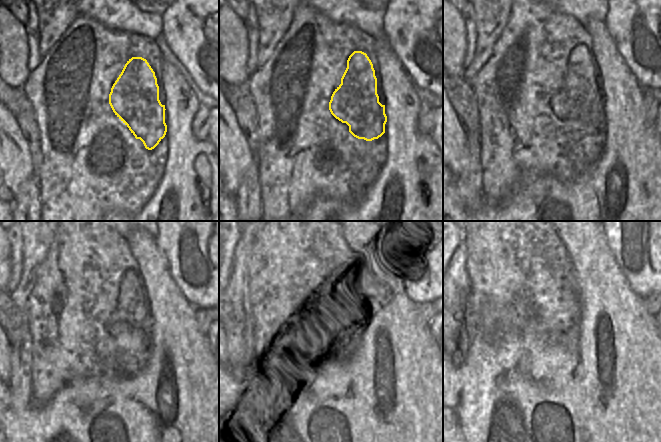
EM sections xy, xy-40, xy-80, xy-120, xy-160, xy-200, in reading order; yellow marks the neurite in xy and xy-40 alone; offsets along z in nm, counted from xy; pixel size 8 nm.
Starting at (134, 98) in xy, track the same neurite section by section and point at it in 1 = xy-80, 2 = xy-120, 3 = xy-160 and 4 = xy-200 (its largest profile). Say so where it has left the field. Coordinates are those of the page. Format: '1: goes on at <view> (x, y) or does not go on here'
1: goes on at xy-80 (578, 100)
2: goes on at xy-120 (133, 327)
3: goes on at xy-160 (353, 332)
4: goes on at xy-200 (570, 333)

